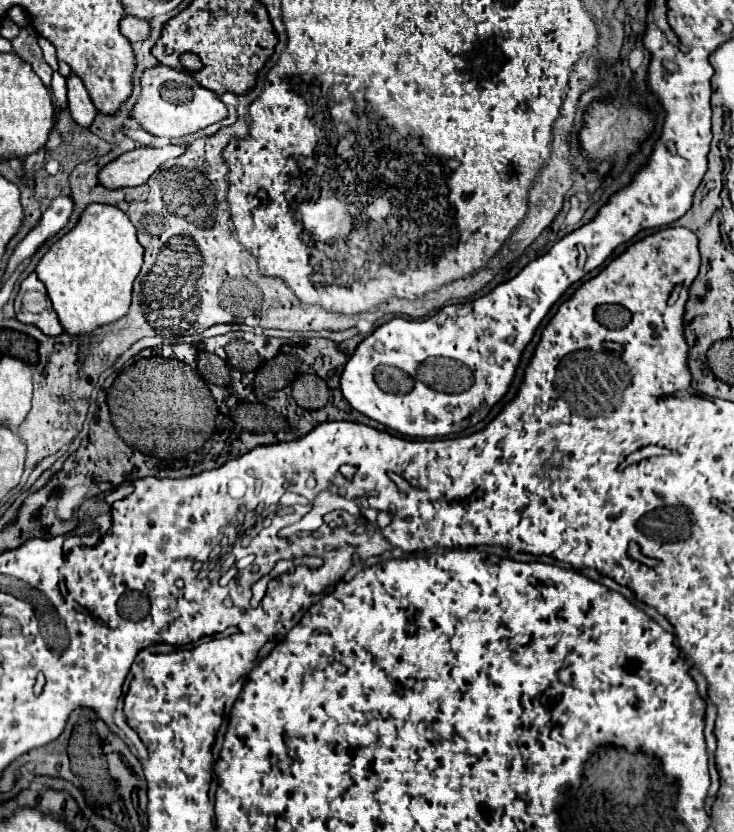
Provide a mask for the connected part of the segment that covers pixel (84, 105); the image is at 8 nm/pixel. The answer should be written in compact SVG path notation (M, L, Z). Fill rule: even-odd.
M77 75L67 77L67 101L69 101L73 119L81 127L89 127L93 117L97 115L97 109L93 107L93 101L89 99L89 93L85 91L85 87L83 87L81 79L77 79Z

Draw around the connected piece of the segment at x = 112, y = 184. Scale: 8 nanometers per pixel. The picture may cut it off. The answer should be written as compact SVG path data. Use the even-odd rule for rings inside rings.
M167 145L161 149L139 147L133 151L127 151L99 171L99 183L109 189L143 185L157 171L161 163L165 163L167 159L179 157L183 151L185 147L179 147L179 145Z

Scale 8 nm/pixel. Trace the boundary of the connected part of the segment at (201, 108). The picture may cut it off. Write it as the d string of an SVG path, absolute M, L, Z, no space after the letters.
M165 65L149 67L141 75L141 95L131 111L131 117L151 135L159 137L183 137L195 133L211 123L227 117L227 107L219 97L201 87L187 71L177 71Z

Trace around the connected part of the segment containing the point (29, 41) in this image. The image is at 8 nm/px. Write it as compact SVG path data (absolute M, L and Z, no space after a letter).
M21 29L21 33L11 41L13 43L13 51L23 59L23 61L29 61L29 65L33 67L33 71L41 77L43 85L47 89L51 89L51 73L53 69L45 63L43 55L41 55L41 49L37 45L37 37L29 35L25 29Z

